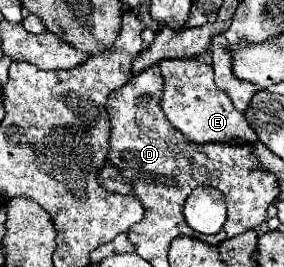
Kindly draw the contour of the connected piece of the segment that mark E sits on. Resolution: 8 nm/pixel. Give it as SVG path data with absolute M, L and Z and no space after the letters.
M164 59L158 63L164 77L164 97L162 109L168 121L196 143L228 143L246 145L254 143L258 137L246 123L244 115L232 107L232 101L224 97L214 85L212 65L198 59Z

